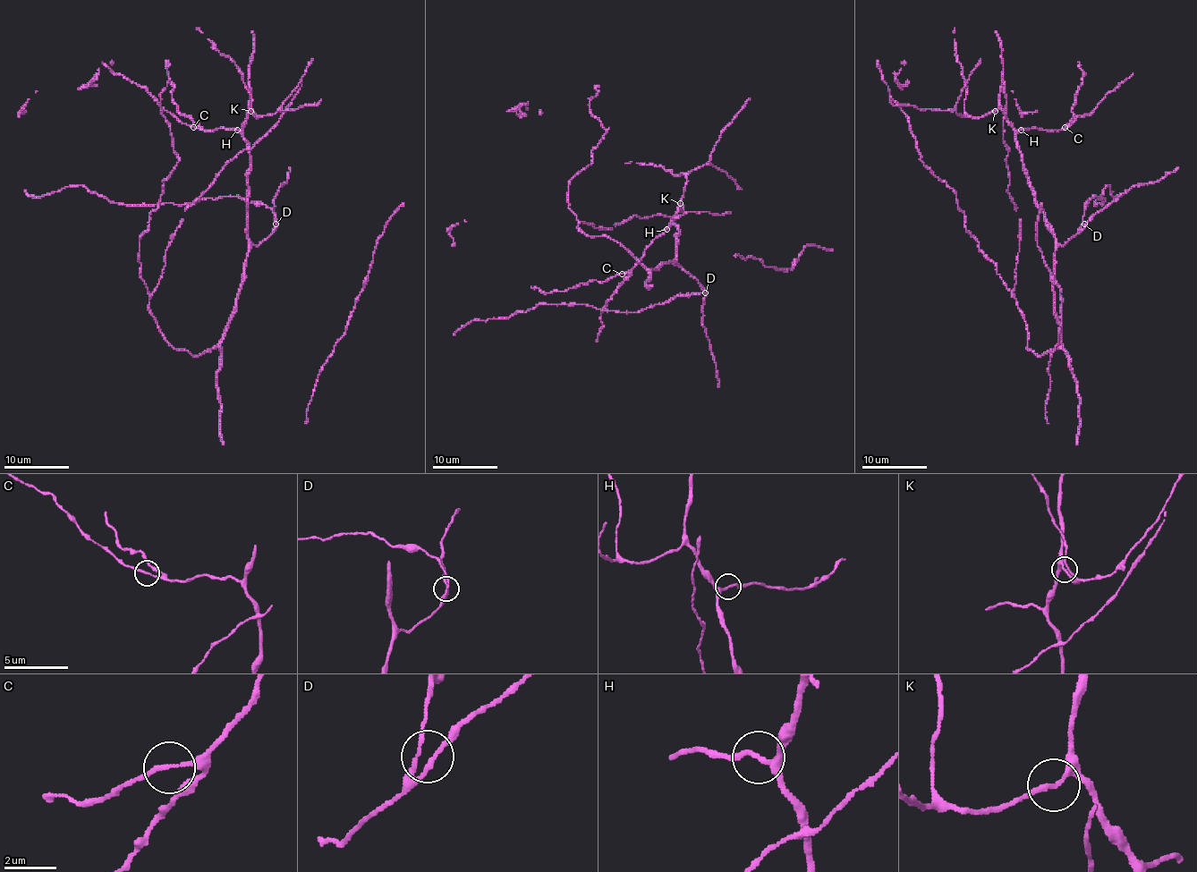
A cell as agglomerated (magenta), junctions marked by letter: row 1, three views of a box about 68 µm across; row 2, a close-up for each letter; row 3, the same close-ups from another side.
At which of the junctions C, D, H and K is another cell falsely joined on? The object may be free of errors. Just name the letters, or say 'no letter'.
no letter

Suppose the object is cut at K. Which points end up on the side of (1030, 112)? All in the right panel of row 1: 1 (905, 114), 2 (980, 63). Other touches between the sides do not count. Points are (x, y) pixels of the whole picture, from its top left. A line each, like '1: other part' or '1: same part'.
1: same part
2: other part

